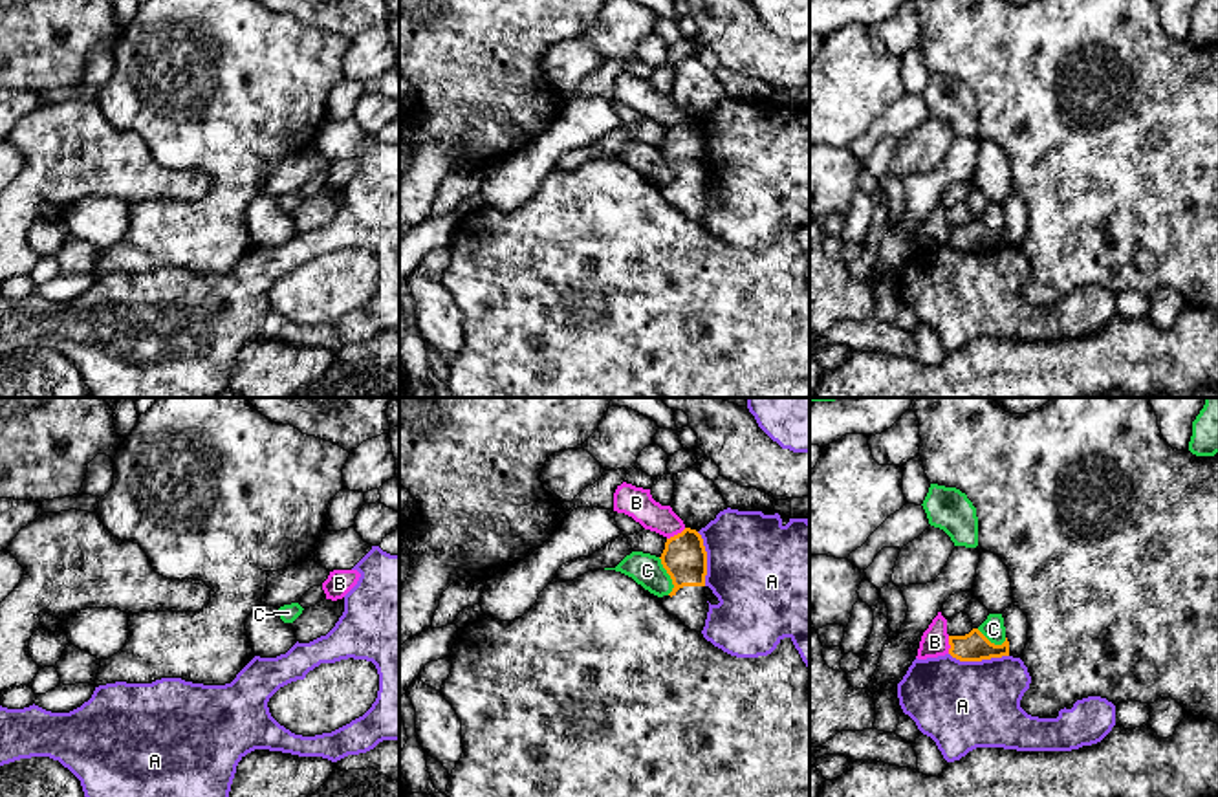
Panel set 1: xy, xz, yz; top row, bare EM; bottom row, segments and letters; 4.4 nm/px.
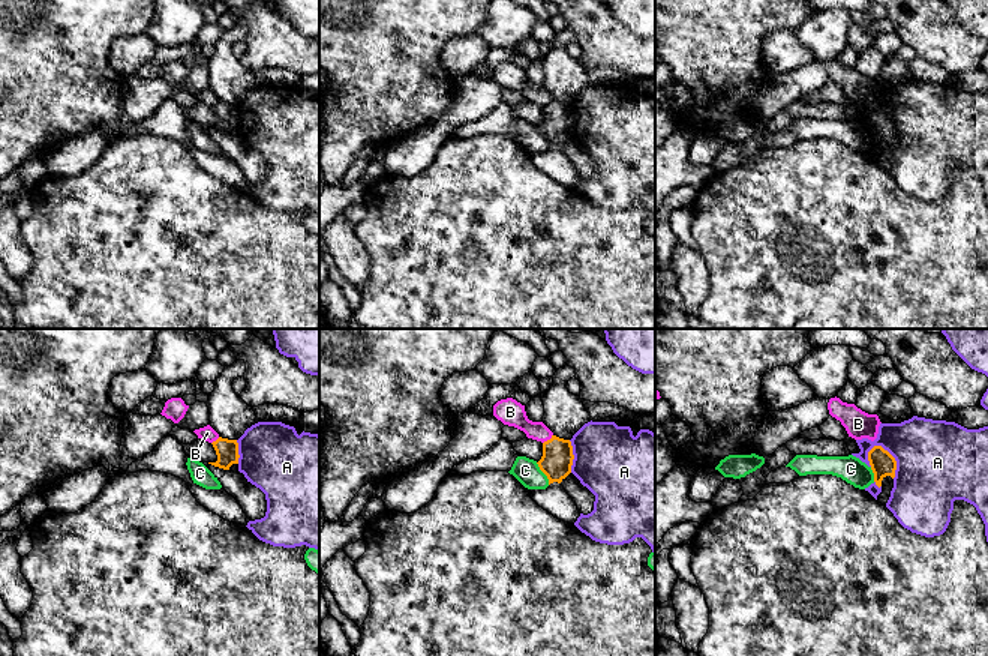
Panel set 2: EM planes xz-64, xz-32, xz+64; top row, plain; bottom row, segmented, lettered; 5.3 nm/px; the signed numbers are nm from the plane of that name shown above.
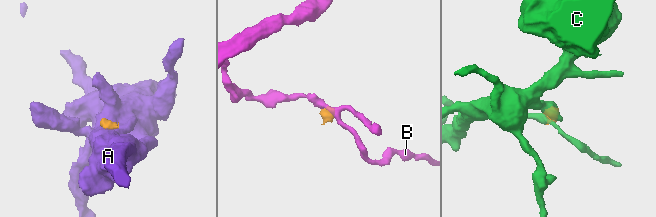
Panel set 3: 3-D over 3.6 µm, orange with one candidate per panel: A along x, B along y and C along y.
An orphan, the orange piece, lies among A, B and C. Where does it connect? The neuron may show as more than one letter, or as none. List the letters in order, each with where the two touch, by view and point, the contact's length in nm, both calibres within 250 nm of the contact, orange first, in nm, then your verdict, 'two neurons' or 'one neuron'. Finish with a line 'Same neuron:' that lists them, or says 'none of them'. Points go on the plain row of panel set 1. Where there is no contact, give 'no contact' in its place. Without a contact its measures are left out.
A: yz (978, 250) | 260 nm | 130/380 nm | two neurons
B: xz (678, 123) | 100 nm | 190/140 nm | two neurons
C: xz (669, 163) | 180 nm | 190/140 nm | two neurons
Same neuron: none of them

